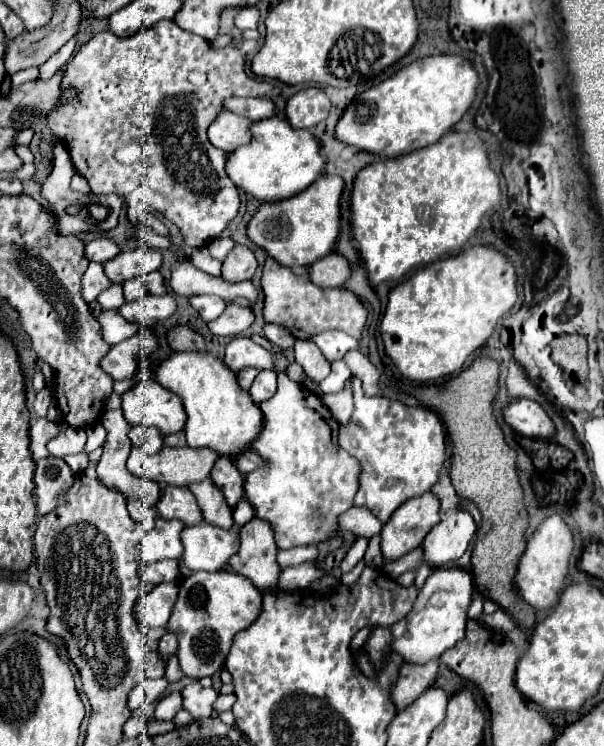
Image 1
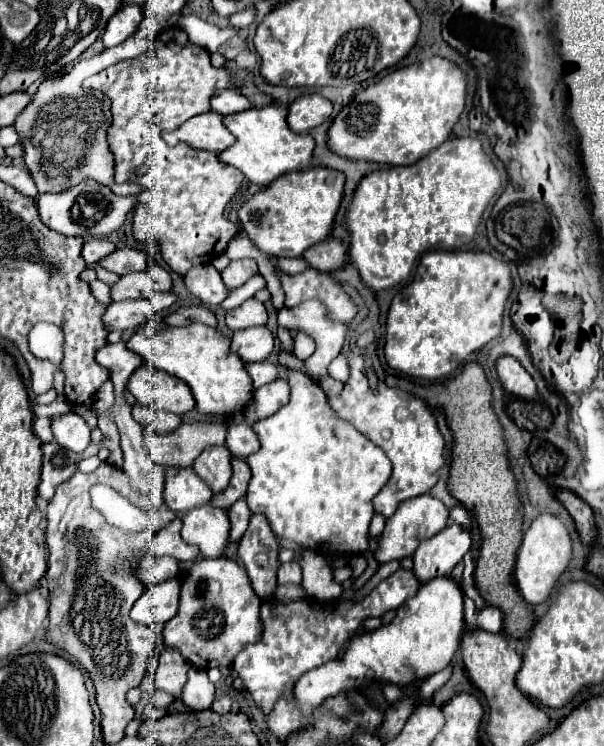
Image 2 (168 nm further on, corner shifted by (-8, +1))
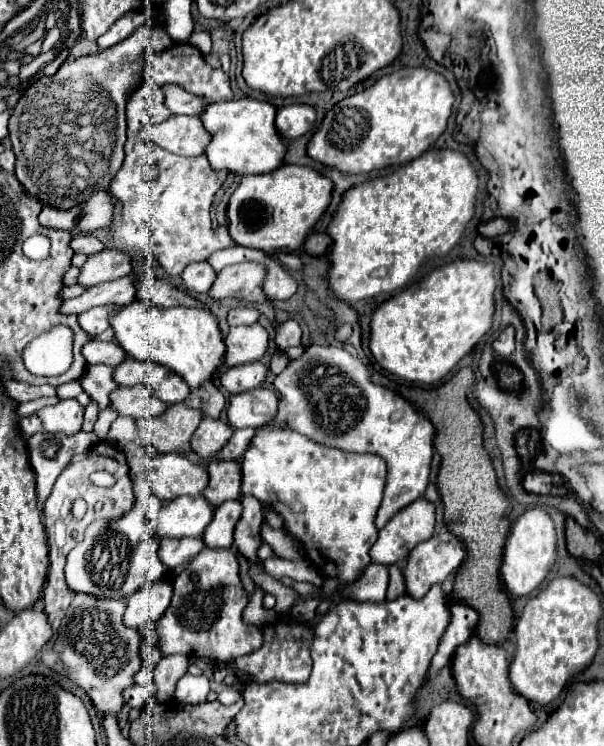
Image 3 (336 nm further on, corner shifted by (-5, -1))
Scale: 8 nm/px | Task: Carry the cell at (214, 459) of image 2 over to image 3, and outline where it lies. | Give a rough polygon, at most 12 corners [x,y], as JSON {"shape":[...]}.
{"shape":[[203,417],[191,447],[209,463],[225,447],[233,429]]}

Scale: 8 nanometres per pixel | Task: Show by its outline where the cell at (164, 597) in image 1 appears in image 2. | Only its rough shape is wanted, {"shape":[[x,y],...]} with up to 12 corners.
{"shape":[[180,581],[148,587],[134,603],[136,623],[164,625],[176,615]]}

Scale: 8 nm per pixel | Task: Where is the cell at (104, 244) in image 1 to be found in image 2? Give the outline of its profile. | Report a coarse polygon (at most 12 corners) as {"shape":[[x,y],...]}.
{"shape":[[90,239],[82,247],[86,263],[110,255],[116,245],[108,239]]}

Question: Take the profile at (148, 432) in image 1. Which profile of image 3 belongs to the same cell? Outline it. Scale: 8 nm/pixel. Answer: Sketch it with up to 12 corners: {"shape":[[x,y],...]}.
{"shape":[[119,387],[111,405],[119,415],[159,417],[167,405],[147,387]]}

